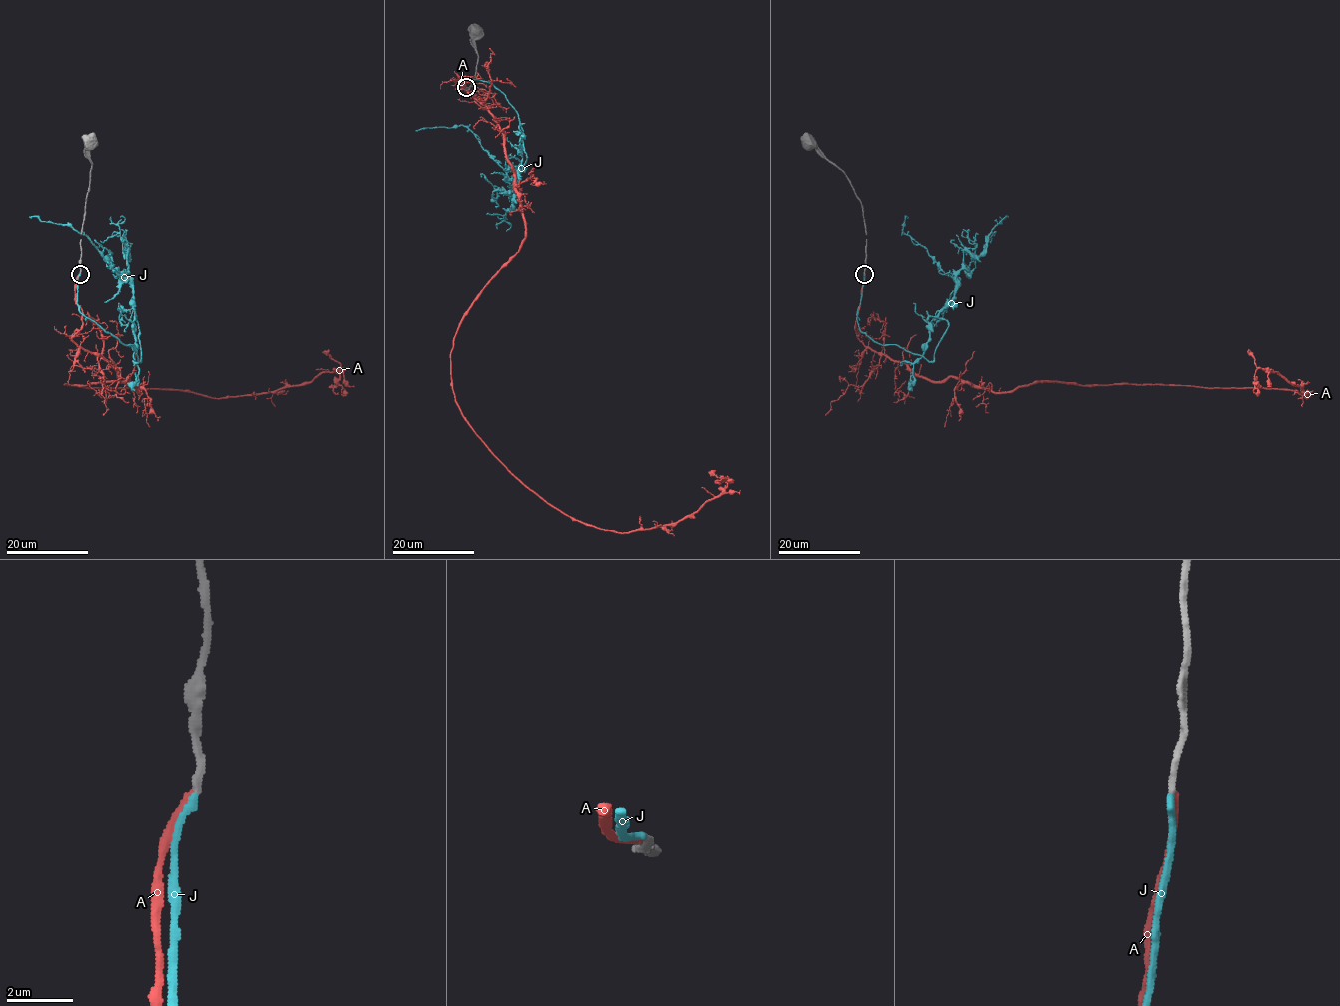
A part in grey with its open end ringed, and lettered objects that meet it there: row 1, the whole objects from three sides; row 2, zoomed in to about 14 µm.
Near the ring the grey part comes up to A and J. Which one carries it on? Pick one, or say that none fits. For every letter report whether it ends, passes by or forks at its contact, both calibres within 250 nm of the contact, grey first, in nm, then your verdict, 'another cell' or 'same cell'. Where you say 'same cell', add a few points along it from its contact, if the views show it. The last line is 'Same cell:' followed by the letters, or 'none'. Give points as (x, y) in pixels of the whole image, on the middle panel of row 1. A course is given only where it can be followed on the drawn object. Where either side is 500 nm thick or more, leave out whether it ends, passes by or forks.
A: it ends; calibres 200 and 180 nm; another cell
J: it ends; calibres 200 and 200 nm; same cell; course (466, 88), (466, 80), (489, 81), (516, 111), (527, 157), (519, 178), (509, 177), (465, 126), (415, 130)
Same cell: J

